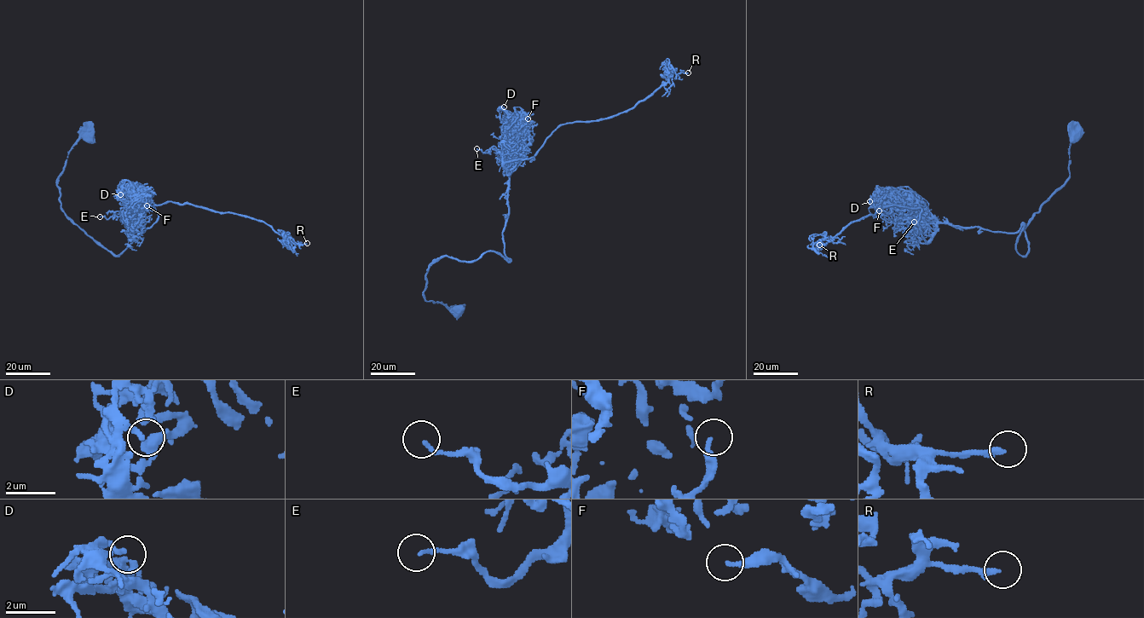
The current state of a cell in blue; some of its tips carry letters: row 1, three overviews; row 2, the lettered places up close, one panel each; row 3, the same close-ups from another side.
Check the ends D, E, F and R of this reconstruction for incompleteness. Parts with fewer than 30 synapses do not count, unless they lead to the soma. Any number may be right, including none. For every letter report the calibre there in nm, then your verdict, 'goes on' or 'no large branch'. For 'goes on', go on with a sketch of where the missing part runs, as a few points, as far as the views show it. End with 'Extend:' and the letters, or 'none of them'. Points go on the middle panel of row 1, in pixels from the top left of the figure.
D: 200 nm | no large branch
E: 130 nm | no large branch
F: 240 nm | no large branch
R: 260 nm | no large branch
Extend: none of them

